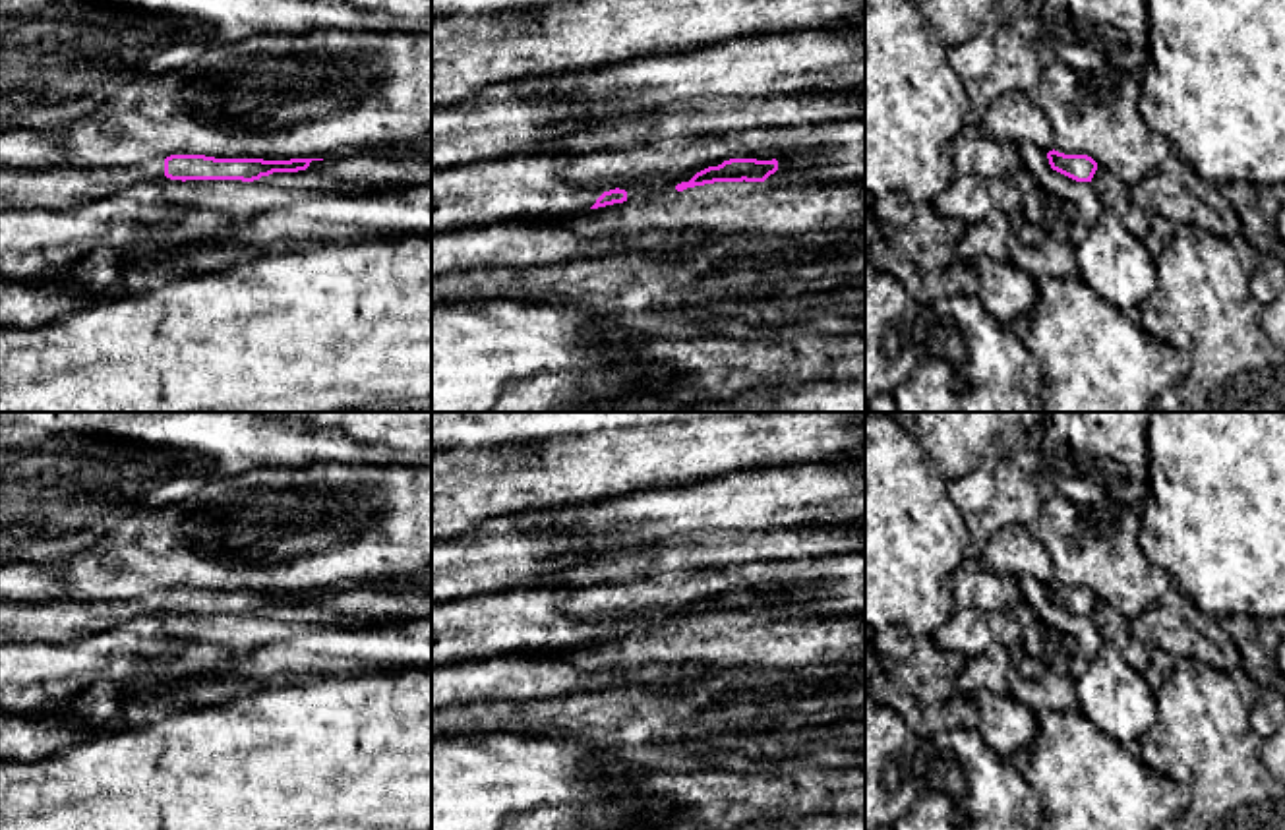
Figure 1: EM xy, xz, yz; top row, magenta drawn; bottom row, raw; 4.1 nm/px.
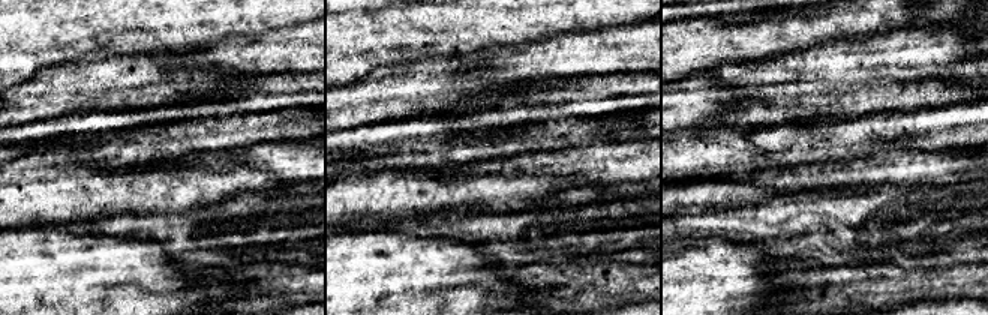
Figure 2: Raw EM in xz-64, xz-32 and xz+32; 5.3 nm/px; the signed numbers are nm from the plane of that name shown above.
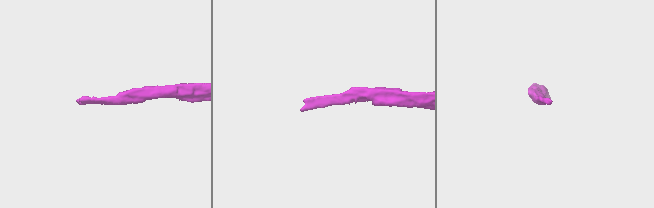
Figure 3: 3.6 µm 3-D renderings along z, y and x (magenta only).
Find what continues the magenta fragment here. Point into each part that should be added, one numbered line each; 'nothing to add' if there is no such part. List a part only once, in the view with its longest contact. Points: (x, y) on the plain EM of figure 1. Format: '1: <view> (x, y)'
1: xy (62, 620)

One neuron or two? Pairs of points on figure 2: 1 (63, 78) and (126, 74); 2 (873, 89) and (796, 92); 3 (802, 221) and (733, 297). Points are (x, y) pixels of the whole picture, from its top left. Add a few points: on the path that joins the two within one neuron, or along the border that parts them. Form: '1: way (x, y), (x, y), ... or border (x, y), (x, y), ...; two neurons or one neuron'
1: way (78, 78), (111, 78); one neuron
2: way (853, 96), (816, 96); one neuron
3: border (738, 242), (757, 245), (766, 254), (786, 261); two neurons

